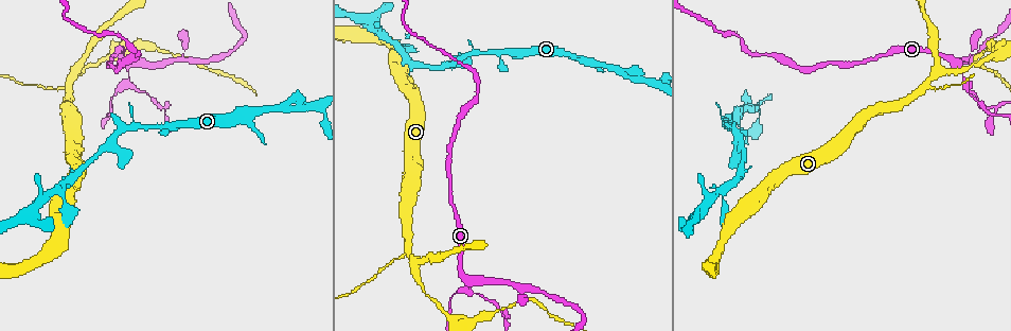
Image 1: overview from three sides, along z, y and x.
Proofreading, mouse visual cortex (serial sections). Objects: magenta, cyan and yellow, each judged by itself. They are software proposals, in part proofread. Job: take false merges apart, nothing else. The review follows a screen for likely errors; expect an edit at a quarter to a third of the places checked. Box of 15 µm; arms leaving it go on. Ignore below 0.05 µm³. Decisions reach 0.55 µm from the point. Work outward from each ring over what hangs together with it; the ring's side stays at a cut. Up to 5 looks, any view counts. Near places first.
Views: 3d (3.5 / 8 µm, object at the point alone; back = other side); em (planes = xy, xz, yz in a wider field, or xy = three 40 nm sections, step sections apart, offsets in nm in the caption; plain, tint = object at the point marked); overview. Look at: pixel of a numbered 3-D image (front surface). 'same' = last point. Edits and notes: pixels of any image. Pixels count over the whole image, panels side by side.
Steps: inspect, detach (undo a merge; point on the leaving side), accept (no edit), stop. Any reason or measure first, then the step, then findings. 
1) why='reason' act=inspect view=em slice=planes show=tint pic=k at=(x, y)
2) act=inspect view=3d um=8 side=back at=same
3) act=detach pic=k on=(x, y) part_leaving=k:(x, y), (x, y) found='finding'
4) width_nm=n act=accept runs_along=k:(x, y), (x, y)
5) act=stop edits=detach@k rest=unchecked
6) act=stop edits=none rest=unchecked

why='side arm on a straight run' act=inspect view=3d um=3.5 pic=1 at=(67, 84)

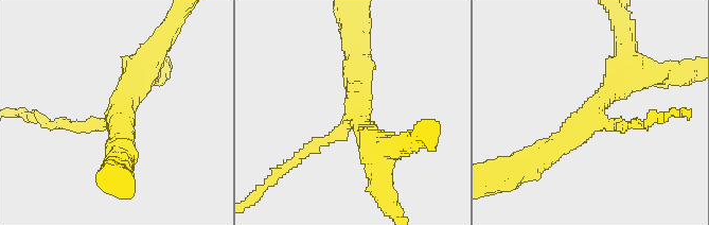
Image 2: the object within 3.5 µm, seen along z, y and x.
act=accept runs_along=2:(536, 159), (637, 68) found='one cell here'

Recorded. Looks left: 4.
why='three arms meet' act=inspect view=3d um=3.5 pic=1 at=(967, 84)

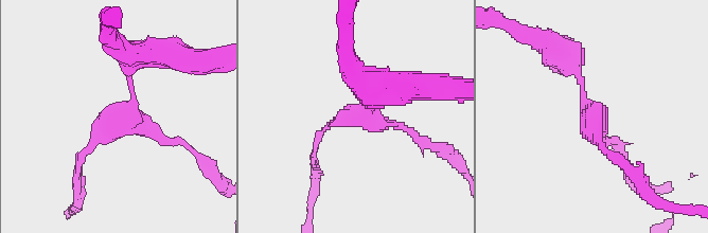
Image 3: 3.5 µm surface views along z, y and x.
arms=3 arm_widths_nm=100,150,150 why='now the EM' act=inspect view=em slice=xy step=5 show=tint pic=3 at=(595, 118)

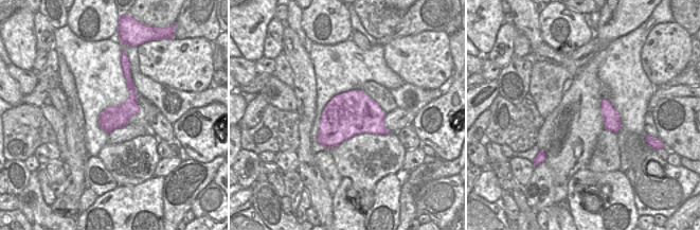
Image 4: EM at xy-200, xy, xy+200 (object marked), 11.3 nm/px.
width_nm=500 act=accept runs_along=3:(130, 55), (130, 117), (189, 146) found='one cell here'

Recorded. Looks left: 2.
act=stop edits=none rest=unchecked

